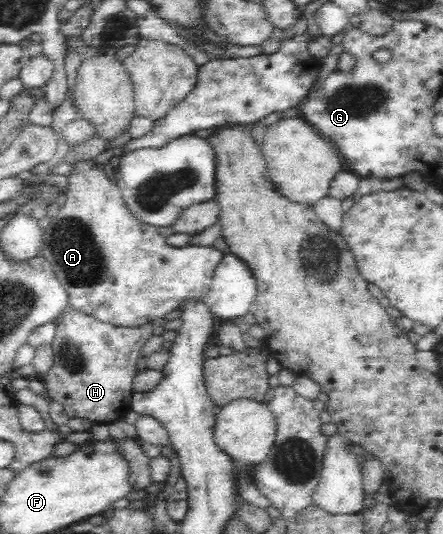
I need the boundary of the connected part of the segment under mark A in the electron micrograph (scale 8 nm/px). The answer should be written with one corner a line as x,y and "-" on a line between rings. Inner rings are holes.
83,161
72,167
72,172
70,176
68,176
68,185
70,185
70,190
66,192
65,204
60,207
58,214
51,218
52,222
50,222
48,228
43,230
43,244
39,252
40,255
48,259
48,262
52,263
55,276
62,283
62,286
68,294
68,306
86,311
86,313
90,313
90,315
100,319
100,321
113,324
114,326
136,328
144,324
149,324
153,320
156,320
156,318
164,317
167,313
176,309
182,299
196,297
196,299
203,300
213,279
215,268
218,266
220,260
224,258
226,253
224,250
218,249
218,247
214,245
186,245
184,247
168,245
166,242
167,239
158,233
157,228
144,224
141,220
133,216
124,202
121,190
112,179
108,178
103,168
93,166
89,162

